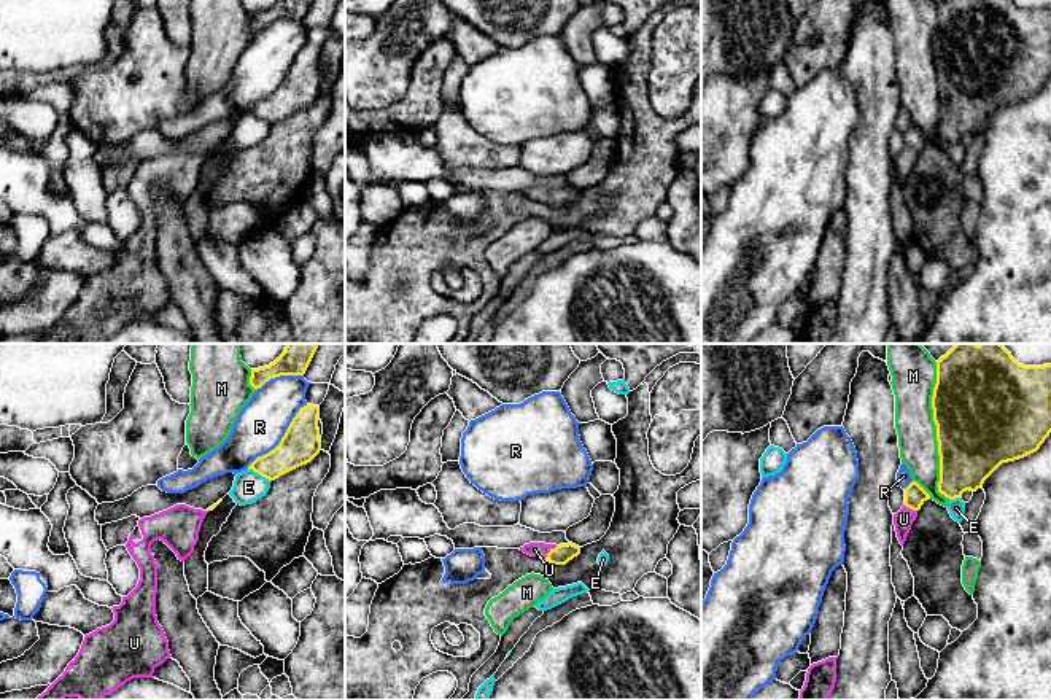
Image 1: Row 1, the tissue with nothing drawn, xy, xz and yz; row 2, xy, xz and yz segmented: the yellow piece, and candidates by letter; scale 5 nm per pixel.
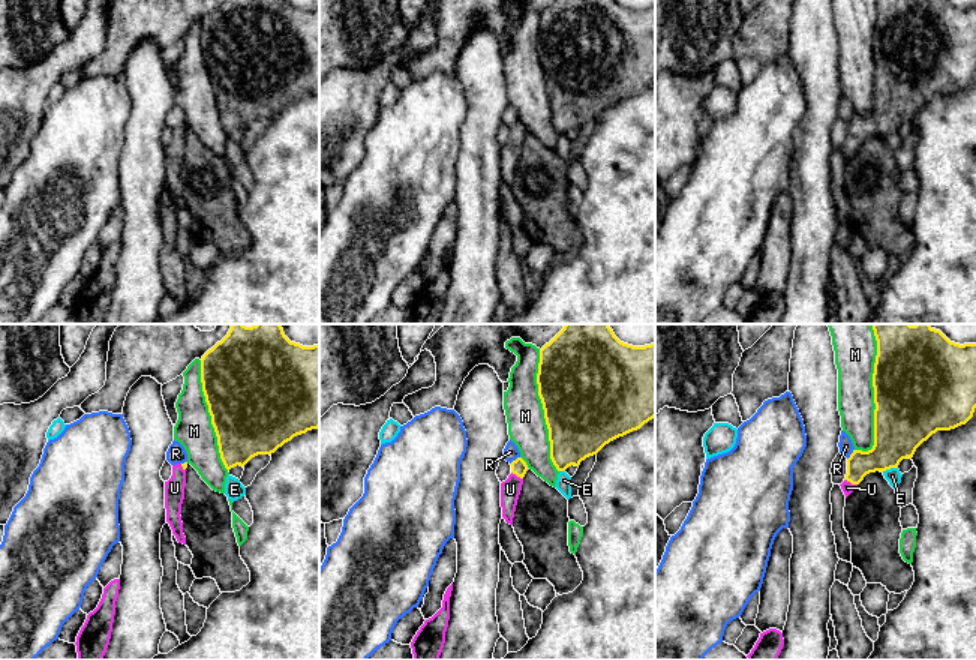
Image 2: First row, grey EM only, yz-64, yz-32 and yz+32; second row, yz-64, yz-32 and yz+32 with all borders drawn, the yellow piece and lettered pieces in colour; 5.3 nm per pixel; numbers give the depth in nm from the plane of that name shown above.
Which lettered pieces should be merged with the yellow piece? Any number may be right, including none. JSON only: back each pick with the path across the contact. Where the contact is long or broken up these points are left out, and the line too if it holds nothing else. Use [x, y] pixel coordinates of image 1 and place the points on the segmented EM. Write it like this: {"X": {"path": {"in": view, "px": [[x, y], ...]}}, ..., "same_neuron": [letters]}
{"U": {"path": {"in": "xz", "px": [[562, 554], [549, 552], [535, 549]]}}, "same_neuron": ["U"]}

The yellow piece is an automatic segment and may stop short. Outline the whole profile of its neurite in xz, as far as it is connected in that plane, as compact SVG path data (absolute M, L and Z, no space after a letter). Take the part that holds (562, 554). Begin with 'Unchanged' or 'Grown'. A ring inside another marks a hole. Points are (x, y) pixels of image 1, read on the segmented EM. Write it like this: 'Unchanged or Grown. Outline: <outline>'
Grown. Outline: M529 542L520 547L525 554L531 557L539 557L553 565L566 565L569 560L580 554L580 547L568 542L568 544L545 544L545 542Z

